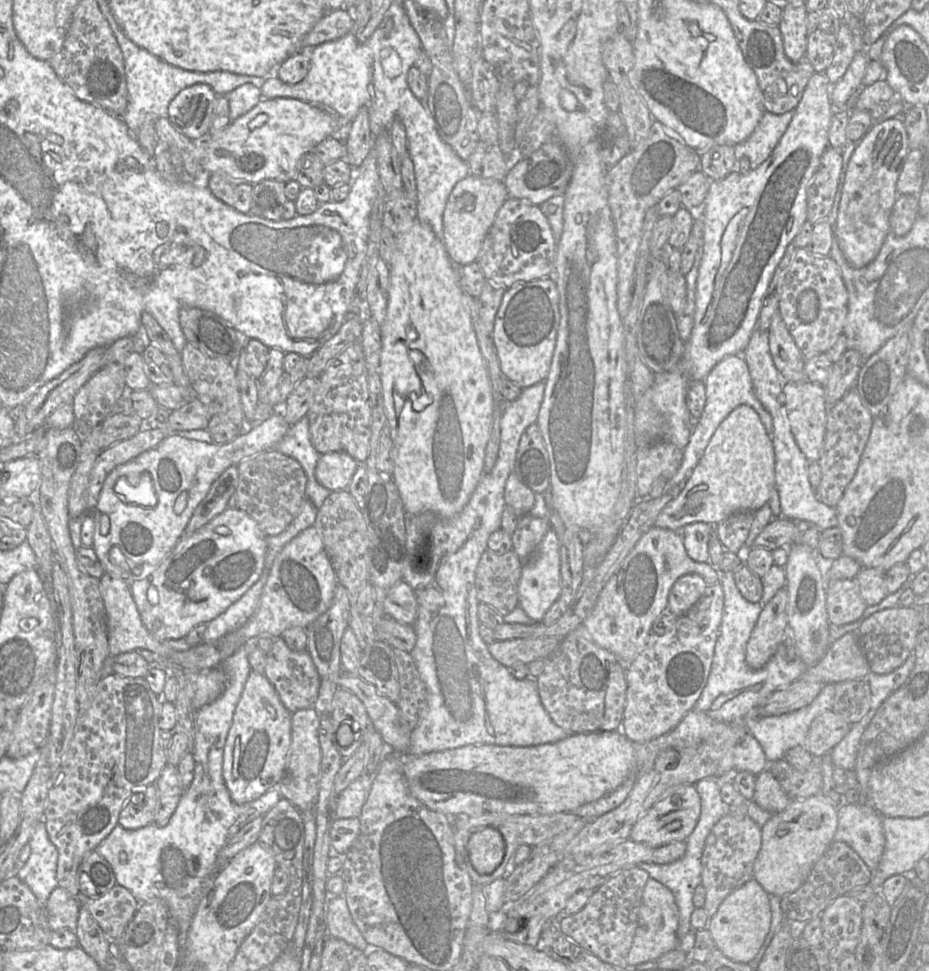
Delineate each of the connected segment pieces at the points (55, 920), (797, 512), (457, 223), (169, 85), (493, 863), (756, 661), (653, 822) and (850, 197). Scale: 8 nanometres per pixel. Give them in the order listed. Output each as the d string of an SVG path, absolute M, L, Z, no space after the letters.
M57 886L50 894L45 906L47 921L52 931L69 929L75 931L80 901L67 890Z
M756 328L749 339L749 343L742 355L729 355L718 362L704 379L706 401L702 414L695 420L686 447L683 449L681 464L675 475L667 481L666 489L682 486L690 476L692 470L702 457L712 435L720 423L738 406L748 405L758 414L768 436L771 436L775 454L775 487L779 495L781 518L792 521L809 521L821 530L838 527L838 518L835 507L829 507L817 499L814 489L808 479L808 460L799 449L794 436L790 430L786 408L783 403L782 386L778 380L776 369L769 349L768 331Z
M468 174L454 186L443 214L443 243L456 266L463 267L477 261L485 237L508 197L504 181L480 178L472 174Z
M112 11L106 13L106 16L111 30L121 48L124 60L128 104L122 119L141 147L153 158L158 141L155 131L155 122L161 117L167 117L170 102L182 89L197 83L204 83L208 84L217 95L225 95L245 83L252 83L259 89L263 84L265 78L235 74L227 71L189 71L174 66L151 54L129 39L118 24Z
M492 827L474 832L468 842L468 854L477 873L493 873L505 856L505 841L502 834Z
M781 588L764 605L746 645L745 661L754 670L762 668L775 654L786 633L788 592Z
M693 784L672 788L656 802L633 826L630 838L651 847L659 847L674 841L687 841L699 820L701 798Z
M901 117L874 124L856 144L846 172L835 229L838 245L854 268L872 262L890 232L890 215L899 195L896 184L909 151Z

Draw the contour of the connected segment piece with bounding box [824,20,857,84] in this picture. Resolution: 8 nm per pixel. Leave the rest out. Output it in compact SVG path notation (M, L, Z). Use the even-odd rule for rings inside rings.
M841 20L841 25L835 38L834 57L824 72L831 84L836 84L843 77L856 53L852 31Z

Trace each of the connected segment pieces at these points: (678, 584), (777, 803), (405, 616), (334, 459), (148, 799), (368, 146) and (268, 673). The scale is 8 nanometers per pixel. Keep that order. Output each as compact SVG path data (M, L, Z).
M691 573L679 577L669 592L667 611L676 617L684 615L700 600L706 587L705 580L698 574Z
M767 768L756 776L752 800L772 814L785 810L791 801L780 783Z
M404 581L396 583L382 603L385 615L403 624L413 625L418 616L418 601Z
M327 452L319 457L315 478L331 492L348 489L358 465L359 462L346 452Z
M155 784L133 793L123 806L118 824L135 830L154 823L158 813L158 793Z
M361 107L350 124L350 132L345 141L347 148L346 160L358 168L374 146L374 137L370 131L369 110Z
M282 635L273 638L271 650L265 654L264 675L276 689L283 705L291 712L313 707L319 693L320 676L307 650L293 651L285 643Z

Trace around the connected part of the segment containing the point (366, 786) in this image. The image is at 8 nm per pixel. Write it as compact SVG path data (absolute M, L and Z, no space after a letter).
M364 773L347 786L337 798L337 818L359 818L371 790L373 775Z

